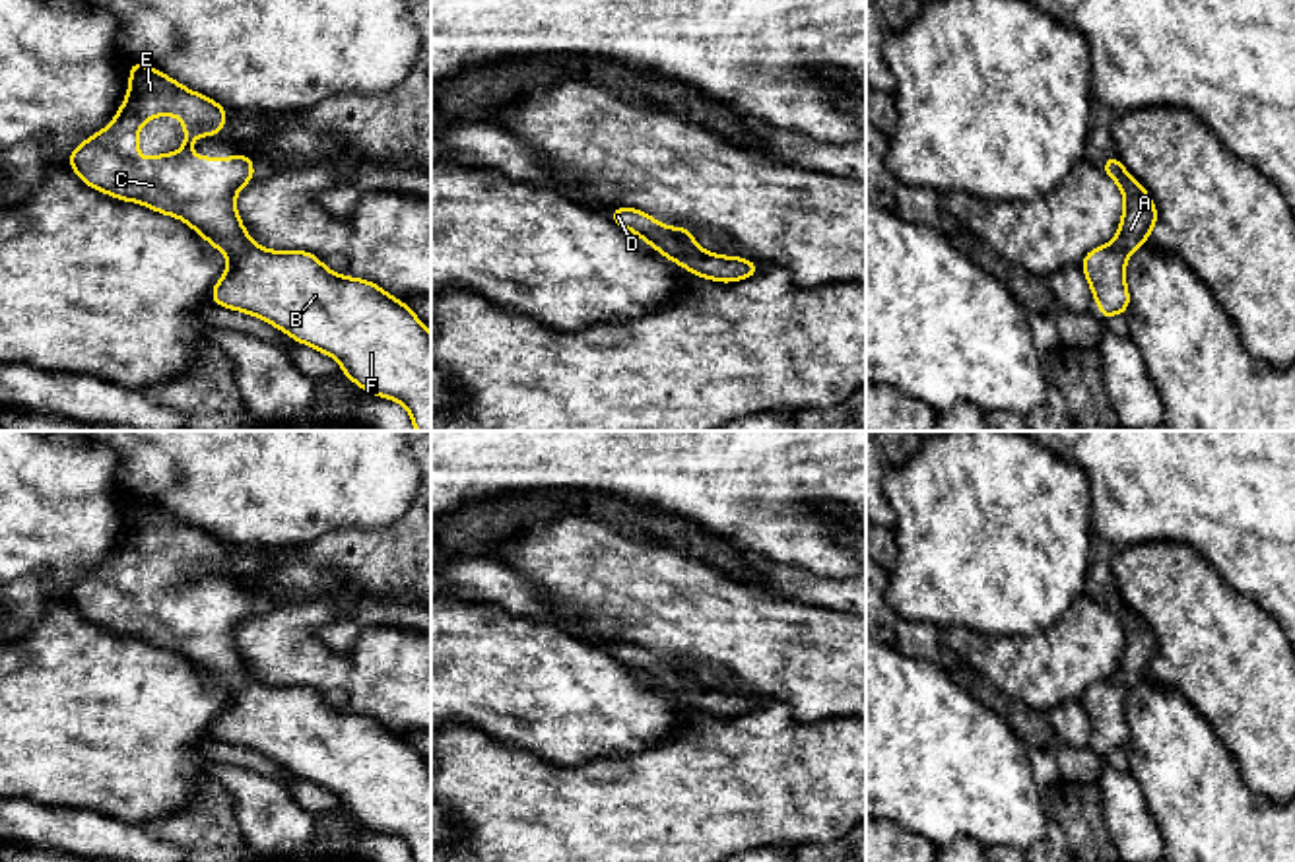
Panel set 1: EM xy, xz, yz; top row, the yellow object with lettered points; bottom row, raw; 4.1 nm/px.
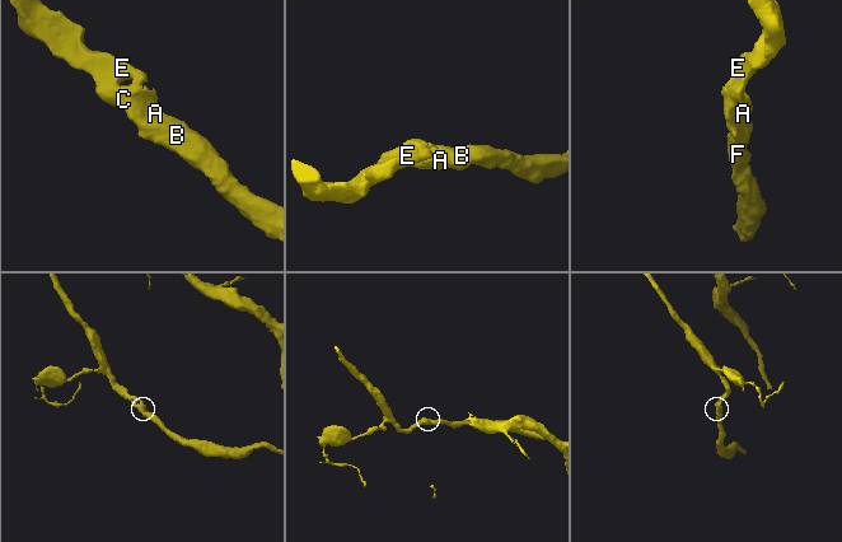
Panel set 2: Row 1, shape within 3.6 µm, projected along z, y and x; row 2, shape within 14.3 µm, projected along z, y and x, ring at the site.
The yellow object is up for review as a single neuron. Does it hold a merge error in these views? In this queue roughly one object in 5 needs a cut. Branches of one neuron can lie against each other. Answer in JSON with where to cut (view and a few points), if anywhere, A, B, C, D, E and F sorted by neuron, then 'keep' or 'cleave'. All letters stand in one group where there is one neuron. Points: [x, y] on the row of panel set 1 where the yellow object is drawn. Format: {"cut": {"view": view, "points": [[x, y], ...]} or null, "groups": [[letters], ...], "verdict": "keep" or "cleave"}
{"cut": null, "groups": [["A", "B", "C", "D", "E", "F"]], "verdict": "keep"}

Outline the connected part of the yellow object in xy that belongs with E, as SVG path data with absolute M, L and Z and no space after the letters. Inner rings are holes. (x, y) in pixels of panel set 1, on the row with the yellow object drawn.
M132 60L128 95L116 116L99 134L83 140L70 153L68 165L91 188L179 217L212 247L223 250L227 270L212 287L216 305L258 316L295 342L328 353L359 388L402 402L414 427L431 431L431 334L402 299L390 297L373 282L334 274L318 256L305 250L262 249L247 235L235 196L256 177L252 157L249 153L241 157L190 155L194 138L219 134L225 120L227 113L219 103ZM161 115L179 116L186 136L179 153L155 153L151 161L146 161L138 153L138 132L146 120Z

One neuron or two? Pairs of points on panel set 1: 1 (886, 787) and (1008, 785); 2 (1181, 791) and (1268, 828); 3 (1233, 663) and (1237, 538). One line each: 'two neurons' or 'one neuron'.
1: one neuron
2: one neuron
3: two neurons

